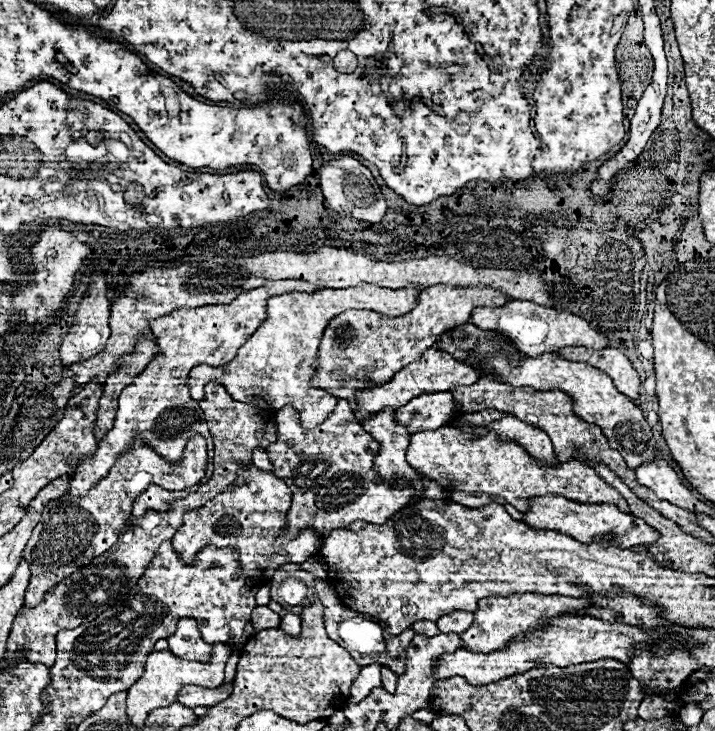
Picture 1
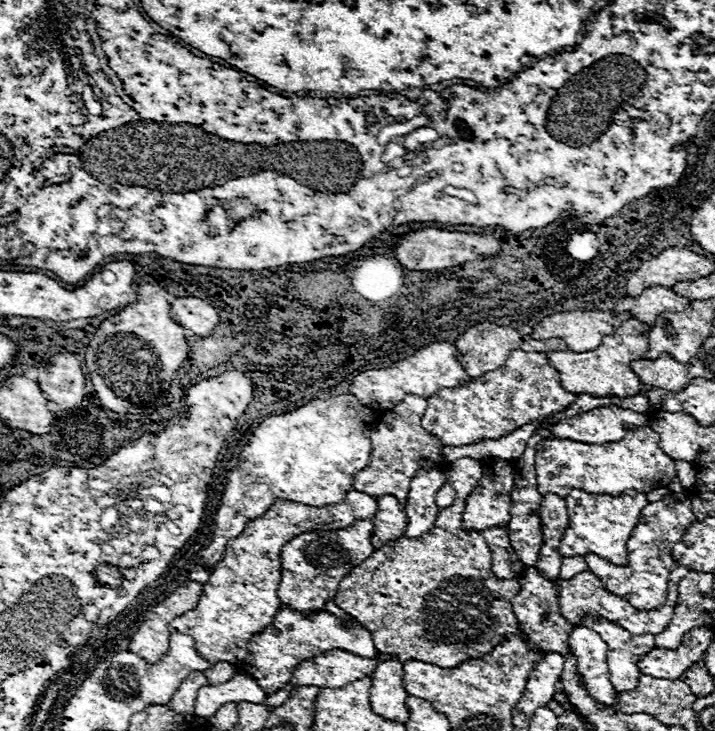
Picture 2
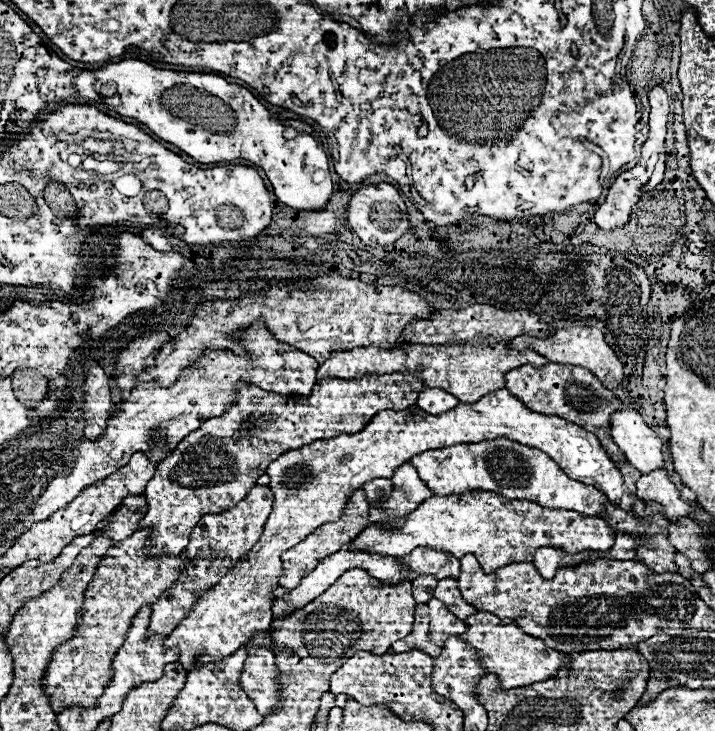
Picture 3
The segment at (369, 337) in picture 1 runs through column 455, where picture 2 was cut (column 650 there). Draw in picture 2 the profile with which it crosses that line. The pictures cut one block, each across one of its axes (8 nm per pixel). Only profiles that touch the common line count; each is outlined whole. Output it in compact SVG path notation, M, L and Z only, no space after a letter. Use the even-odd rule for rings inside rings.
M650 286L636 298L622 298L614 306L614 314L630 312L632 318L652 326L656 316L662 312L672 312L674 308L688 308L690 300L674 294L670 288L664 286Z

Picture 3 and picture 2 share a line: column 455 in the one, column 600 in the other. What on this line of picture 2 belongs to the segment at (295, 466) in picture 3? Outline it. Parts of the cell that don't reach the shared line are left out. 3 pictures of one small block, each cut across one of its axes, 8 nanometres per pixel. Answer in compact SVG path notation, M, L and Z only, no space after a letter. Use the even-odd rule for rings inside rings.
M608 406L558 422L552 428L550 438L570 438L582 444L606 444L622 440L628 430L638 426L648 426L648 418L644 414L636 414L618 406Z

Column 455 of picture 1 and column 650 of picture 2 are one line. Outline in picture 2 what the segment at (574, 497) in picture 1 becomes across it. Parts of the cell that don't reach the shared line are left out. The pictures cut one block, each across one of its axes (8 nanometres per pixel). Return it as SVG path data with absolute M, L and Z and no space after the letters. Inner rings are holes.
M650 426L634 428L620 442L590 446L574 440L542 440L536 444L536 486L542 496L560 494L568 496L572 488L588 494L620 496L626 490L648 494L650 490L664 488L676 476L674 460L658 448L658 434Z

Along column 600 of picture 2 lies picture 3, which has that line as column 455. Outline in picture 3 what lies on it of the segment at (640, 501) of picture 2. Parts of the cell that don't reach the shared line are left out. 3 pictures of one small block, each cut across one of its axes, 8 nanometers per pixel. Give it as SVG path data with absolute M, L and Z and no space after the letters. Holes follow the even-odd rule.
M470 490L466 494L454 494L454 496L432 496L426 502L422 502L404 522L402 528L384 528L384 526L368 526L364 528L358 538L354 540L352 548L356 550L370 550L372 554L384 554L384 556L408 556L414 548L426 546L442 552L450 552L458 560L466 554L474 554L484 570L498 570L500 566L508 566L512 562L528 562L534 560L534 552L542 546L558 548L570 554L582 552L582 550L608 550L614 546L614 532L612 528L598 516L582 516L574 510L560 510L560 508L544 508L536 502L528 500L510 500L504 496L498 496L494 492L484 490Z

